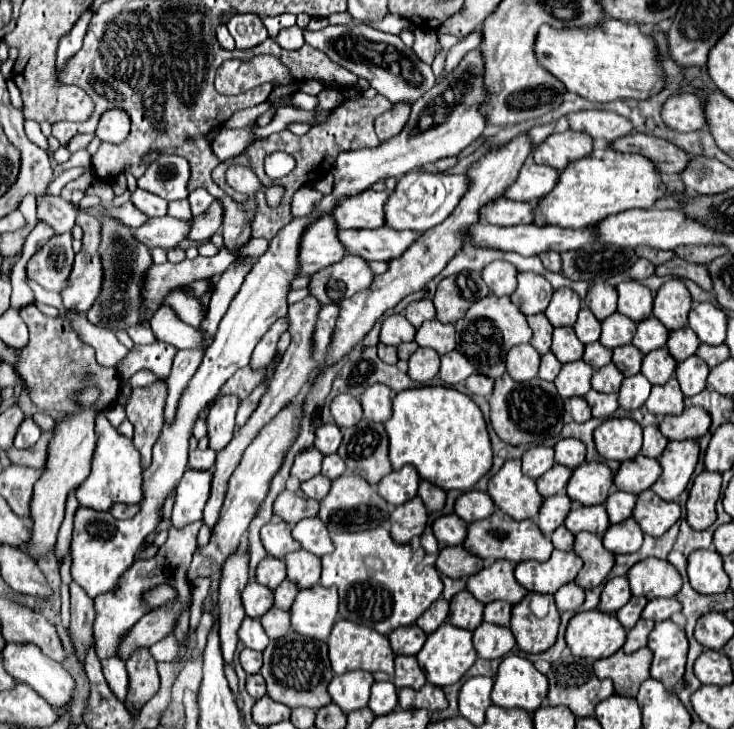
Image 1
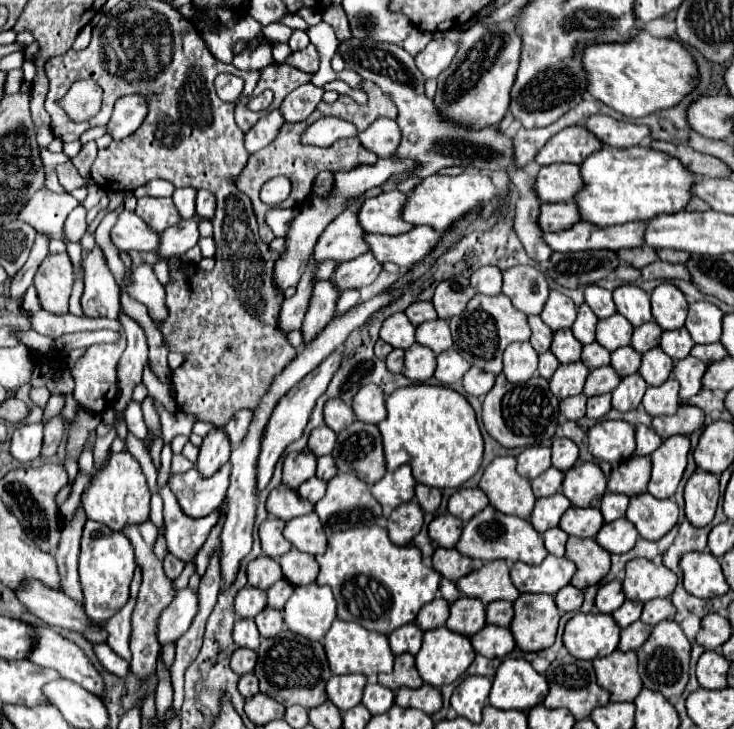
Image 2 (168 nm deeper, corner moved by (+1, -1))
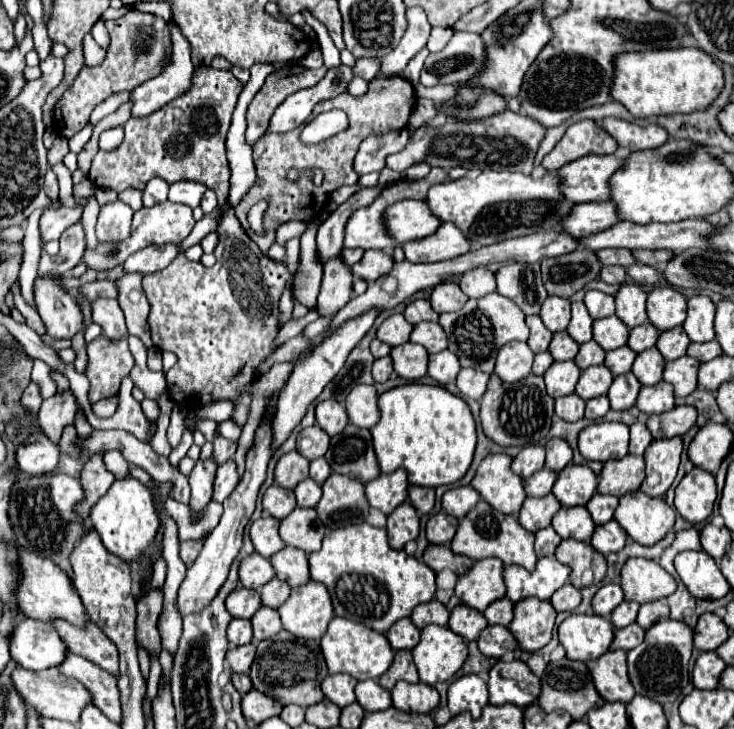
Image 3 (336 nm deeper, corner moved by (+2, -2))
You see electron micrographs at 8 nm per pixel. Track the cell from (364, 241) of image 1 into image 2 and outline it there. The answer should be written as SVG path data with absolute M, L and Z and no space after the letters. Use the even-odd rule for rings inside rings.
M415 226L407 234L367 234L365 240L381 264L395 262L405 270L429 256L431 250L439 244L441 234L431 226Z

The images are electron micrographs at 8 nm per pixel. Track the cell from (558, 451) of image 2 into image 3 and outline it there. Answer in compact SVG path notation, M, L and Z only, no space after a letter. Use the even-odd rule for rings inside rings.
M550 439L546 443L546 467L560 473L572 461L572 449L564 439Z

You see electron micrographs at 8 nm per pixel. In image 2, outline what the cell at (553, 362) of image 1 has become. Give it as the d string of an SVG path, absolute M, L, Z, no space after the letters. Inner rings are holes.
M543 352L543 354L539 354L539 368L537 368L537 372L543 376L543 378L551 378L553 376L553 372L557 370L557 366L559 366L559 360L551 354L551 352Z

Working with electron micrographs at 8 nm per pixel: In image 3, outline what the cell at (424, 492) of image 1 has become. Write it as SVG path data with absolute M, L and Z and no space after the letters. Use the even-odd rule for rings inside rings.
M412 485L412 487L408 489L408 497L410 497L410 503L412 503L420 513L430 513L430 511L434 509L434 503L436 503L434 489Z

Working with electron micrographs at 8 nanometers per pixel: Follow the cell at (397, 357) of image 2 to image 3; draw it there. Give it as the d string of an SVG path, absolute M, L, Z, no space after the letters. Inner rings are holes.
M382 357L382 359L376 359L376 361L374 361L372 377L374 377L376 383L388 381L392 373L394 373L394 367L392 367L392 359L390 359L390 357Z

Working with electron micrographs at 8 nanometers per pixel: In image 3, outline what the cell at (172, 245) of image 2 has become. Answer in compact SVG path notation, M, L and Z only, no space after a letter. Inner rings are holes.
M168 243L168 247L146 247L144 251L136 251L136 255L130 255L124 263L124 269L126 273L140 271L142 275L150 275L168 267L178 253L180 243Z

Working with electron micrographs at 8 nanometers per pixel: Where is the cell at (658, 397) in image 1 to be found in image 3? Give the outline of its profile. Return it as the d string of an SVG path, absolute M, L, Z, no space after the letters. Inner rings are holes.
M660 381L660 383L652 385L652 387L642 387L636 405L646 415L666 413L672 407L676 407L674 405L674 387L670 383L666 383L666 381Z

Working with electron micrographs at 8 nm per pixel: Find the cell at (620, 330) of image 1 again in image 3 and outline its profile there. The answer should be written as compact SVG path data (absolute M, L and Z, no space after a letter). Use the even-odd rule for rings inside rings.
M616 315L594 321L594 341L604 351L612 351L612 349L618 349L618 347L626 345L628 335L630 335L628 327Z

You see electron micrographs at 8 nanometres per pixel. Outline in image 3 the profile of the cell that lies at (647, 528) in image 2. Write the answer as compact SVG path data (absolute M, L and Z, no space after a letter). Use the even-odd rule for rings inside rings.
M642 491L620 497L614 519L640 545L654 545L674 527L676 511L662 497L648 497Z

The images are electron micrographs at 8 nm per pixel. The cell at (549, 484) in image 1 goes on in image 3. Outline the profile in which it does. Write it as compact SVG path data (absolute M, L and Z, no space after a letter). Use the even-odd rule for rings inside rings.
M540 469L536 475L524 479L524 489L528 497L544 497L552 493L554 483L556 483L556 473L550 469Z

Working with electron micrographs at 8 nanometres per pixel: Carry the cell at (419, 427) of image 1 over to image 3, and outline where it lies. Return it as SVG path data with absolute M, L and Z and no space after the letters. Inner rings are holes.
M406 383L402 387L394 387L382 393L378 397L378 405L380 405L382 417L370 431L372 431L372 441L374 441L374 449L376 449L376 457L382 473L392 473L404 467L408 471L408 481L420 487L452 485L466 475L476 449L476 423L470 413L470 407L462 397L452 395L440 385Z

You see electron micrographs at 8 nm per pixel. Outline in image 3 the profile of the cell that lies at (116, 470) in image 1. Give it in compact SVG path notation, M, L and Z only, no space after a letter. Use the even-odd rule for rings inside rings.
M134 477L116 479L112 483L108 493L104 497L100 497L98 503L92 507L90 523L102 537L104 547L124 561L132 561L132 559L138 559L144 553L148 553L148 549L154 541L154 535L160 527L160 521L158 521L154 505L152 505L150 491Z

